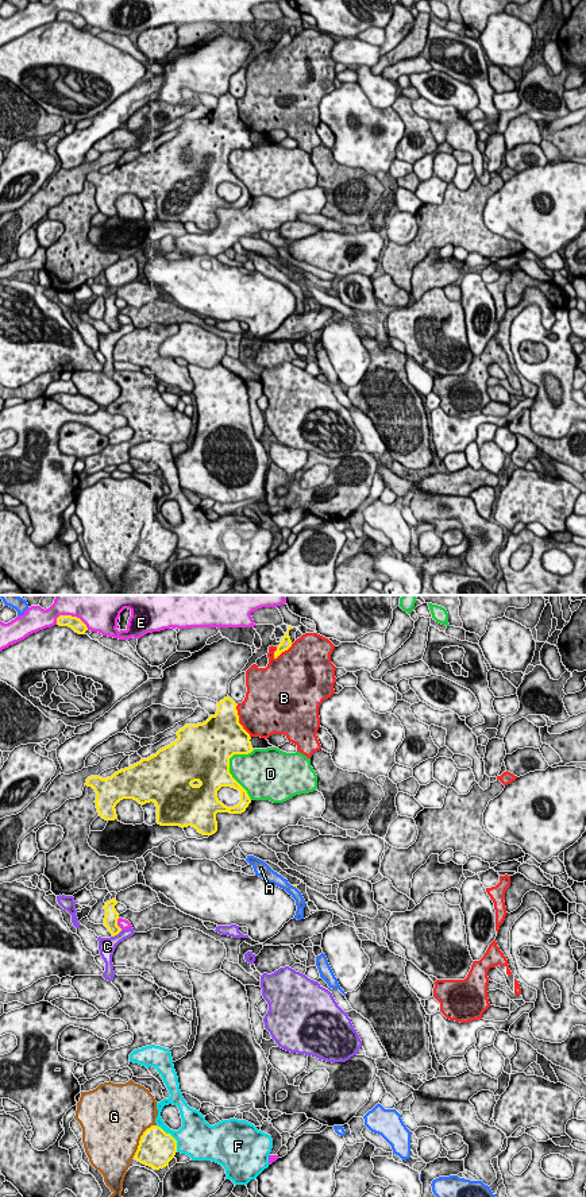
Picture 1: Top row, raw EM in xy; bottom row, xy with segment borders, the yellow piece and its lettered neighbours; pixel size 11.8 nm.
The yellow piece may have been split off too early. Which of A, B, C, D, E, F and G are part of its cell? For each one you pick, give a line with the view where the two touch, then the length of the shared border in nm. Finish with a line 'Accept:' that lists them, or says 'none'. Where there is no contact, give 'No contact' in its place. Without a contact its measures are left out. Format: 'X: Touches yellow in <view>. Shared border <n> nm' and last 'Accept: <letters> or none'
Accept: none

